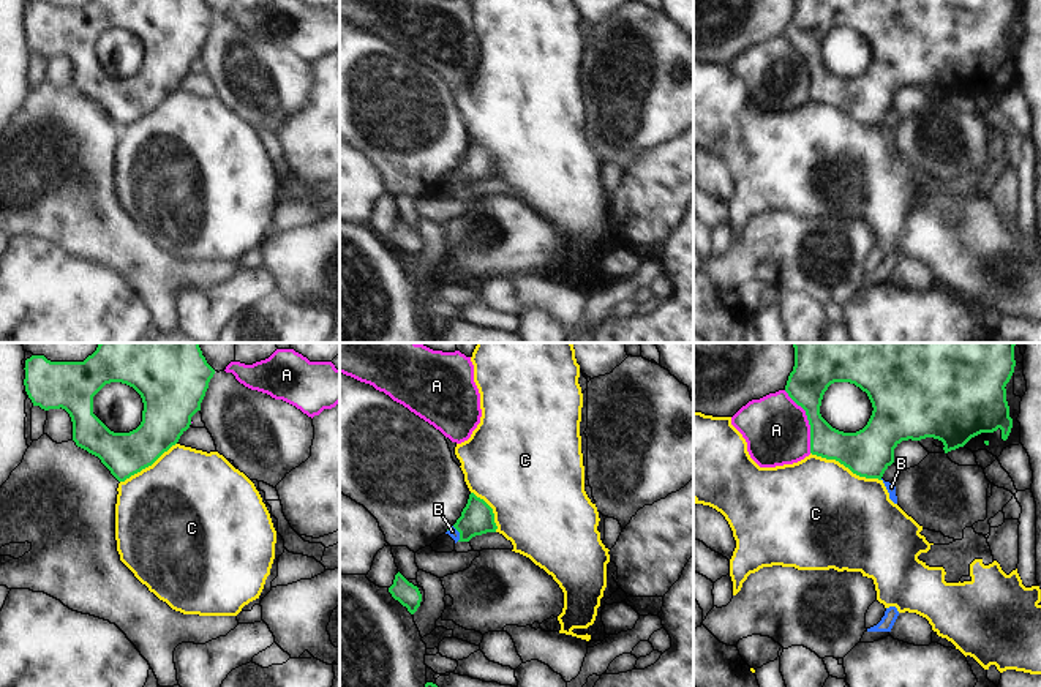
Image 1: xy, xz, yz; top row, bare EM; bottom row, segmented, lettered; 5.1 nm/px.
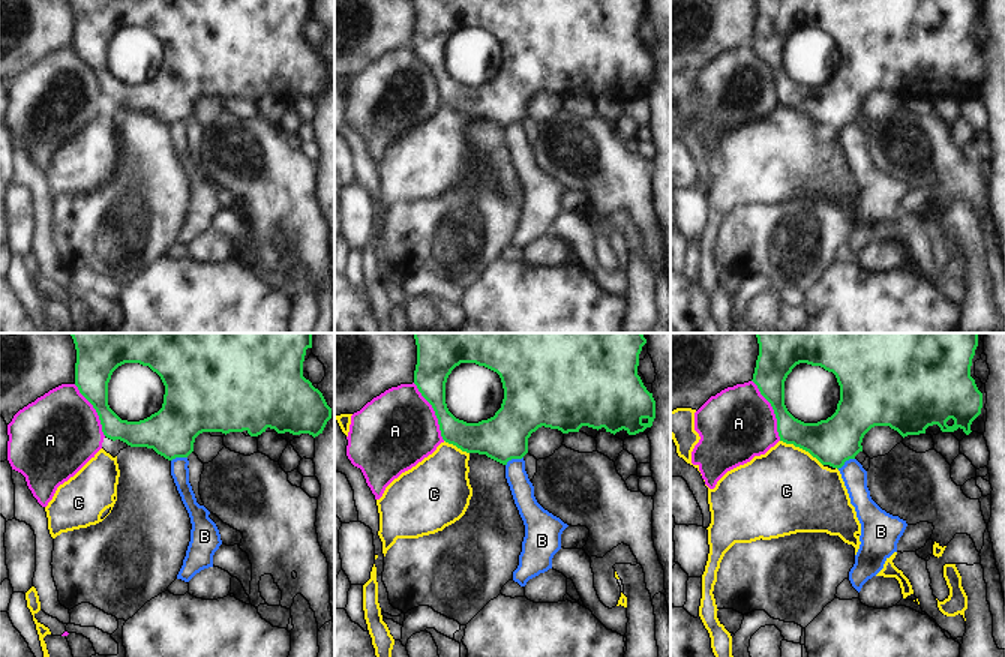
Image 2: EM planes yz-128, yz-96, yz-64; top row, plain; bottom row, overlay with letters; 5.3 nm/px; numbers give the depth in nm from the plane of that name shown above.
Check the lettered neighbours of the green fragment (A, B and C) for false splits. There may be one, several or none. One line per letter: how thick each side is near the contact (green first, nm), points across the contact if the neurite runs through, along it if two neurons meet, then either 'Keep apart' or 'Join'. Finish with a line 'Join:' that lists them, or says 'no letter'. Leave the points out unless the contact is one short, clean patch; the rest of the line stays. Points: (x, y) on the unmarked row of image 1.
A: Thickness 200 nm (green) against 320 nm. Keep apart
B: Thickness 170 nm (green) against 50 nm. Boundary: xz (447, 176), (452, 172), (460, 185). Keep apart
C: Thickness 240 nm (green) against 500 nm. Keep apart
Join: no letter

